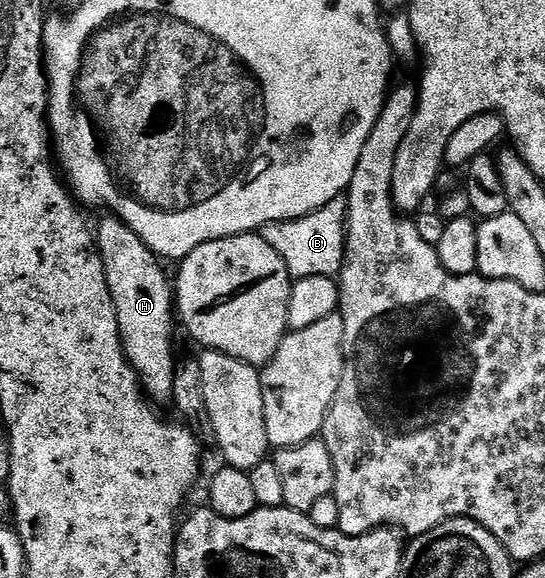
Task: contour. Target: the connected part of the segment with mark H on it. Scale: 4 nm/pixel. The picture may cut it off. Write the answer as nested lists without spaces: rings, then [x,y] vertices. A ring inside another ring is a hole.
[[[106,214],[106,217],[99,222],[98,228],[96,224],[96,247],[98,257],[102,259],[108,290],[116,310],[118,336],[122,340],[122,350],[126,353],[126,360],[133,368],[134,375],[138,377],[143,393],[151,401],[169,401],[174,395],[176,371],[176,359],[174,360],[175,289],[172,287],[171,277],[166,277],[165,270],[161,268],[163,265],[152,249],[127,224],[113,214]]]

